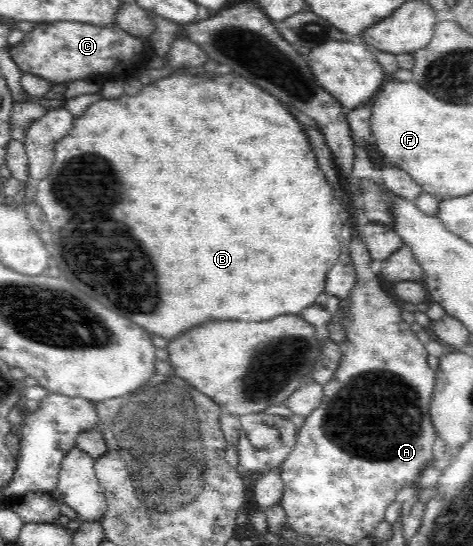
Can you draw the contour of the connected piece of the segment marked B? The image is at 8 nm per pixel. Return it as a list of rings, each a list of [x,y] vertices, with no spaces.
[[[177,73],[143,87],[143,91],[133,97],[123,95],[119,99],[100,99],[91,104],[81,117],[74,119],[73,127],[56,145],[54,162],[47,177],[37,183],[34,202],[47,215],[51,230],[55,227],[59,249],[63,249],[63,261],[57,261],[57,267],[65,275],[71,275],[71,281],[75,281],[77,289],[87,297],[99,301],[107,309],[115,309],[115,313],[127,317],[131,323],[146,329],[151,335],[159,335],[170,341],[179,333],[213,319],[267,321],[277,315],[299,314],[301,309],[317,304],[319,294],[326,291],[327,273],[347,244],[349,215],[345,214],[345,206],[325,174],[319,171],[316,155],[309,147],[303,127],[273,95],[265,93],[257,85],[241,77],[235,79],[237,83],[229,81],[229,77],[205,81],[195,75]]]

